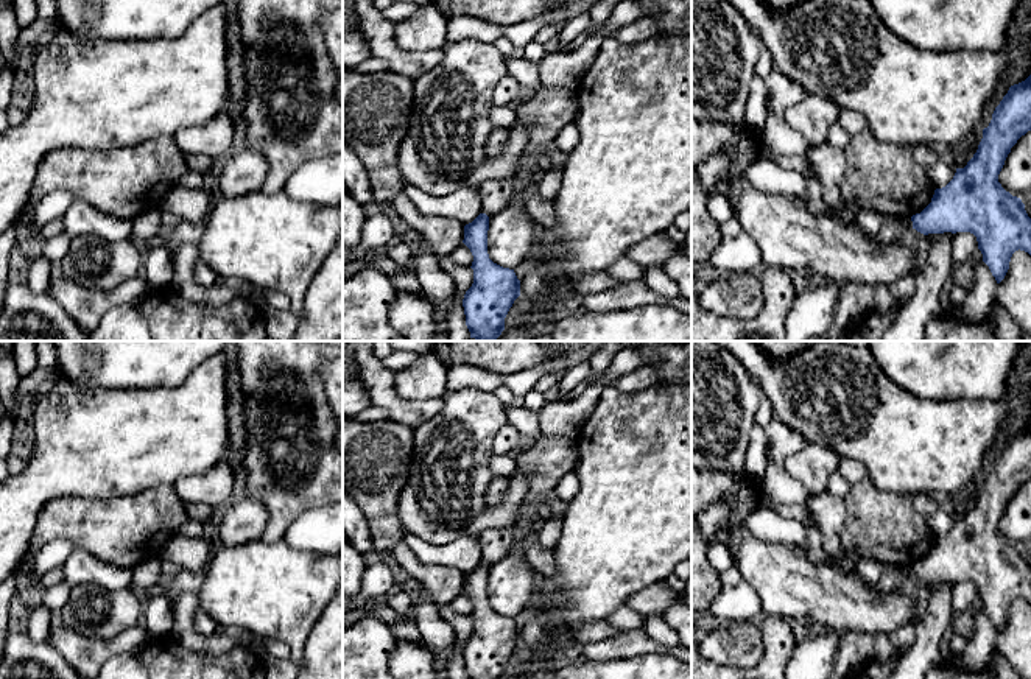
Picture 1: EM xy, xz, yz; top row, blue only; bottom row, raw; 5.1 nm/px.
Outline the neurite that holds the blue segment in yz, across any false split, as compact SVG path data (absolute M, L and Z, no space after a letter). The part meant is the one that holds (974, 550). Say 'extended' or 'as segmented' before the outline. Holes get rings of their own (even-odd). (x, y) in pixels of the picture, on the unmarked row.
as segmented | M1031 424L1009 436L1000 453L992 463L987 477L983 478L983 487L976 501L964 517L956 517L953 528L942 537L936 537L931 551L911 565L913 578L917 581L970 581L976 586L983 610L989 615L997 632L1000 632L1015 600L1025 600L1031 604L1031 567L1020 547L1012 545L998 531L998 523L1005 514L1011 497L1017 489L1031 480Z

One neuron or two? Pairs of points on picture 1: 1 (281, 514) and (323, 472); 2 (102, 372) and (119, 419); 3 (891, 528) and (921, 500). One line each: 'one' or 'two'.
1: one
2: two
3: two

